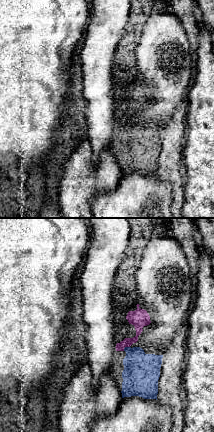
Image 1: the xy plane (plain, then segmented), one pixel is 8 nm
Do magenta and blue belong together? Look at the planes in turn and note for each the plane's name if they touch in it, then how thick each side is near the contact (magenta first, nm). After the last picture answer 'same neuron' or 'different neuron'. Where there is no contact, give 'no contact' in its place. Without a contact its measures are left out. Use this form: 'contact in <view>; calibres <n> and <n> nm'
contact in xy; calibres 140 and 300 nm

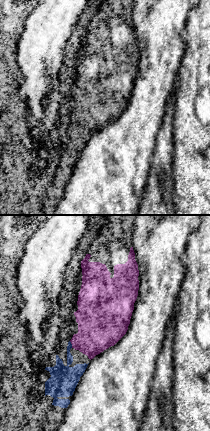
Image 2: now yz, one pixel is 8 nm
contact in yz; calibres 340 and 130 nm

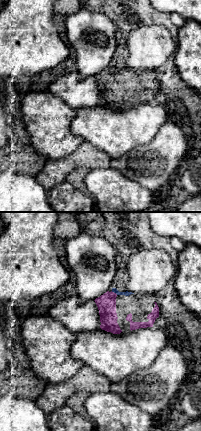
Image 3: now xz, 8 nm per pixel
contact in xz; calibres 160 and 40 nm

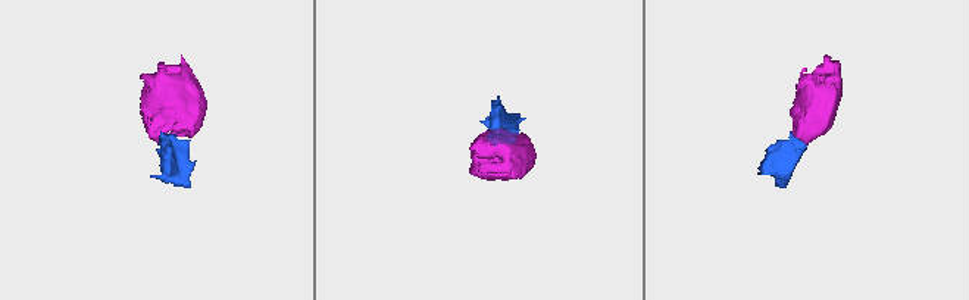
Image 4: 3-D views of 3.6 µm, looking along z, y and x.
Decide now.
same neuron

